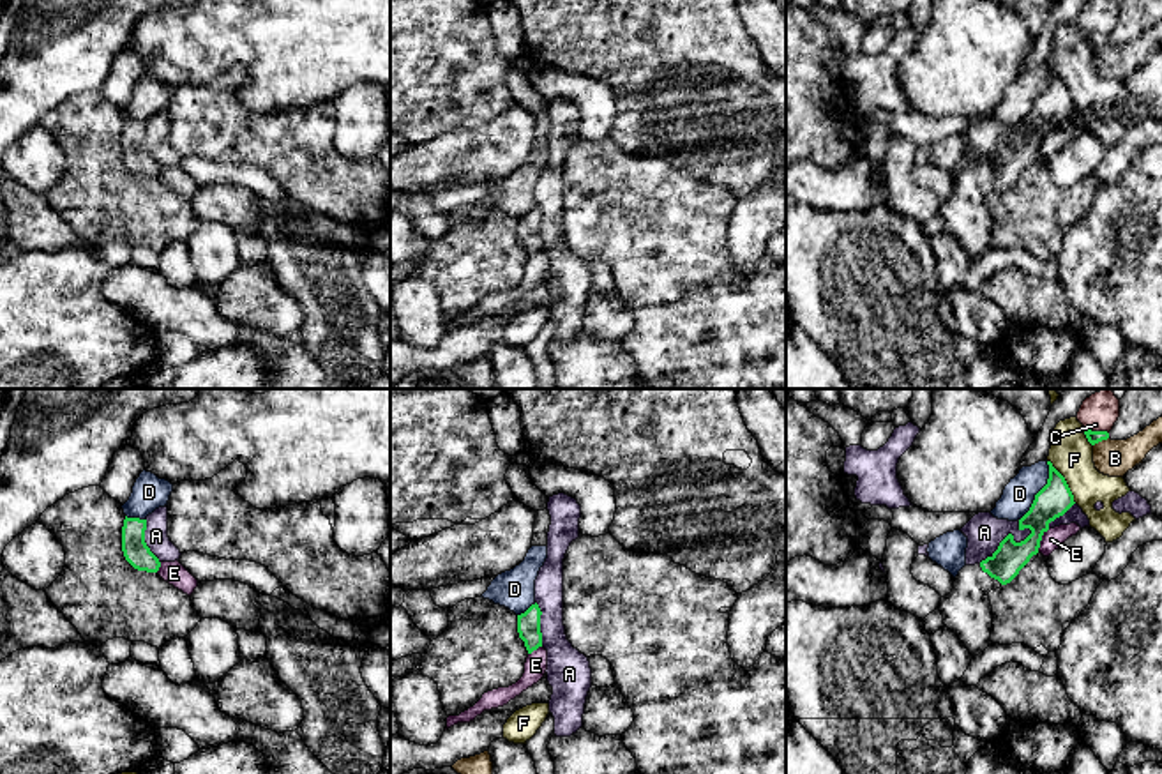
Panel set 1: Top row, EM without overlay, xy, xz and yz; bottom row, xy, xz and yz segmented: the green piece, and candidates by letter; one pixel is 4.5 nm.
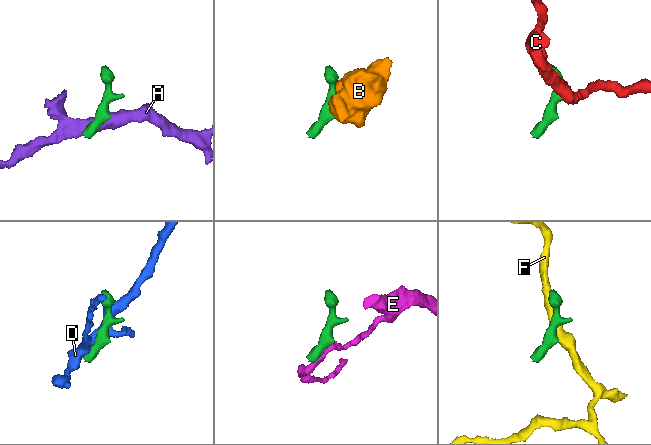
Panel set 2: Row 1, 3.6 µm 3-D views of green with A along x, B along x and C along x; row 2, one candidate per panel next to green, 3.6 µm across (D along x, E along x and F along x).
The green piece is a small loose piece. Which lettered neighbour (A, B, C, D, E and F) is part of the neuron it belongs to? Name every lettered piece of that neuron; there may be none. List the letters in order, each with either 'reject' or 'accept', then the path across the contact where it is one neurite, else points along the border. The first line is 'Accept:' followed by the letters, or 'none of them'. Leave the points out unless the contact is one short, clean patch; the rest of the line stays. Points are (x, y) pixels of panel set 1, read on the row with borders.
Accept: none of them
A: reject
B: reject; border along yz (1108, 437), (1094, 446)
C: reject; border along yz (1085, 426), (1108, 433)
D: reject
E: reject; border along yz (1049, 529), (1037, 550)
F: reject; border along yz (1048, 460), (1063, 478), (1076, 502)

